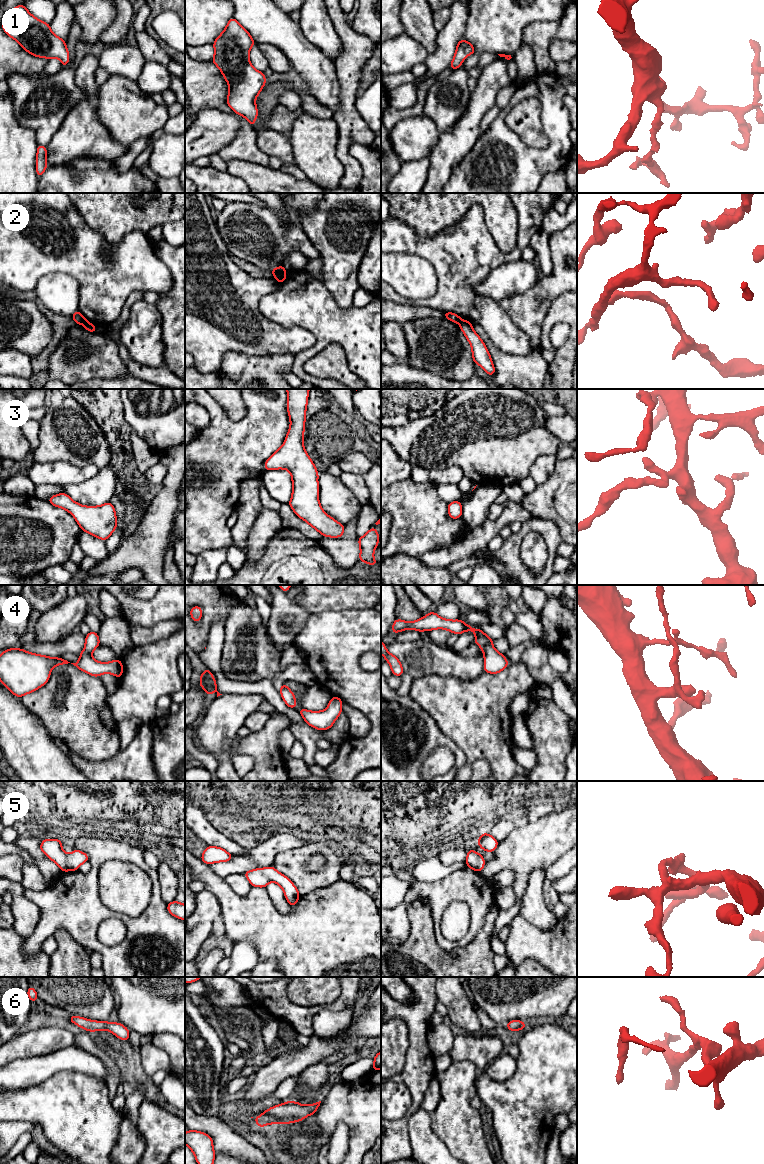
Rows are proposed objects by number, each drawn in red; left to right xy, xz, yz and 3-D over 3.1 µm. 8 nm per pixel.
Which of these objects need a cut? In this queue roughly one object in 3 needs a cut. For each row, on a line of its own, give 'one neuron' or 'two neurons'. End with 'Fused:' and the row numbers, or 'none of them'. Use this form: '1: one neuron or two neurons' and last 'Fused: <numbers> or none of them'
1: one neuron
2: two neurons
3: one neuron
4: one neuron
5: one neuron
6: one neuron
Fused: 2

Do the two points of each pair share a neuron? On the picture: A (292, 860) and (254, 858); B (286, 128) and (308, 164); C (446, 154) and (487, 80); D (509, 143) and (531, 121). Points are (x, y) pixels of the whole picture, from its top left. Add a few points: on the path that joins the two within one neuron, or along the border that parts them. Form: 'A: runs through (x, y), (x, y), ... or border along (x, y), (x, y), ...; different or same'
A: border along (294, 848), (280, 851), (271, 865); different
B: border along (302, 113), (294, 120), (289, 136); different
C: runs through (463, 136), (476, 108), (483, 98); same
D: border along (508, 112), (505, 124), (526, 144), (537, 147); different

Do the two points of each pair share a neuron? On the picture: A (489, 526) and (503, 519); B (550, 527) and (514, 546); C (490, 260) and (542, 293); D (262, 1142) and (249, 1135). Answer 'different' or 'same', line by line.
A: same
B: same
C: different
D: same

